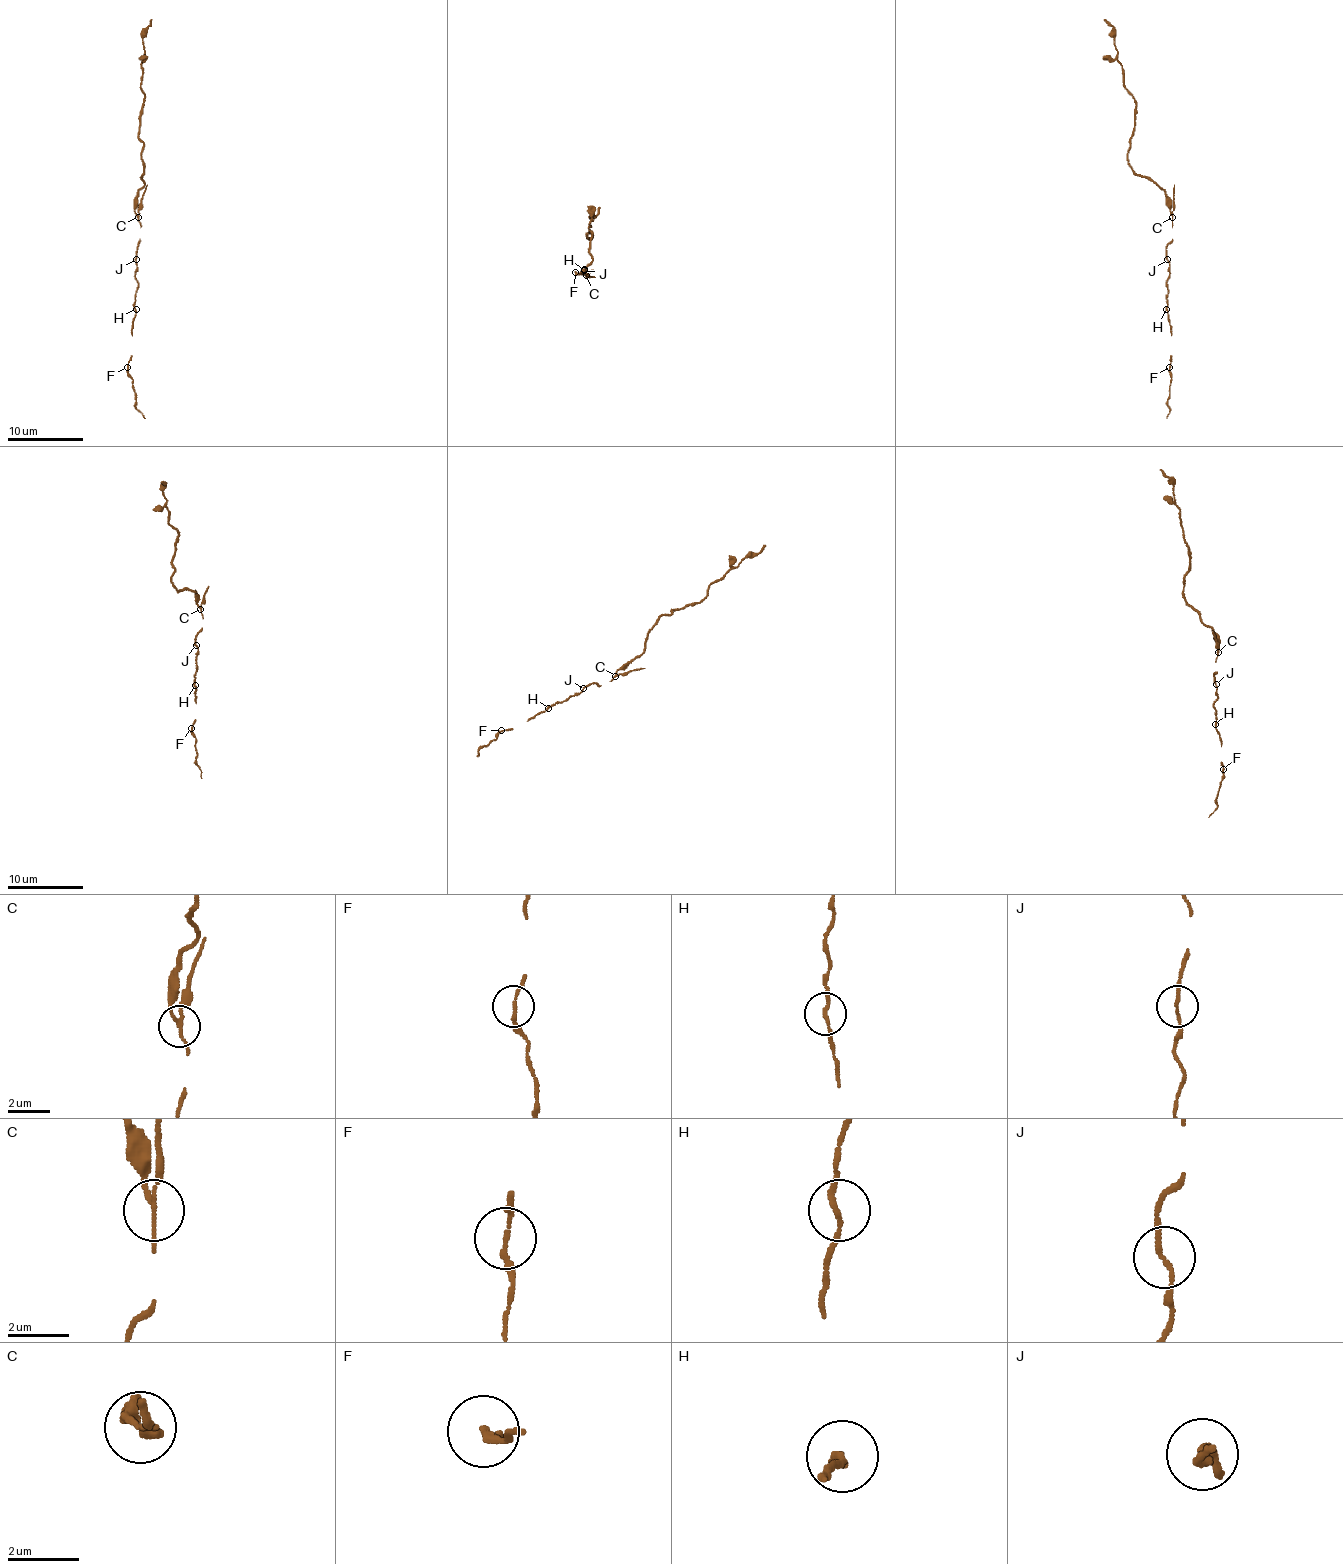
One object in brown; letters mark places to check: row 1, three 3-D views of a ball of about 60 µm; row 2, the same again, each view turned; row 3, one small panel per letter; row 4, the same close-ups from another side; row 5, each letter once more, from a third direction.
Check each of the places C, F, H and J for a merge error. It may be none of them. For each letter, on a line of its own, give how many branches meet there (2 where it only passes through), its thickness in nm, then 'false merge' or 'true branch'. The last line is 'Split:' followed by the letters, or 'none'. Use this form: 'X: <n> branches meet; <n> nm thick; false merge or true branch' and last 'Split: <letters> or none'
C: 3 branches meet; 120 nm thick; false merge
F: 2 branches meet; 140 nm thick; true branch
H: 2 branches meet; 160 nm thick; true branch
J: 2 branches meet; 140 nm thick; true branch
Split: C

